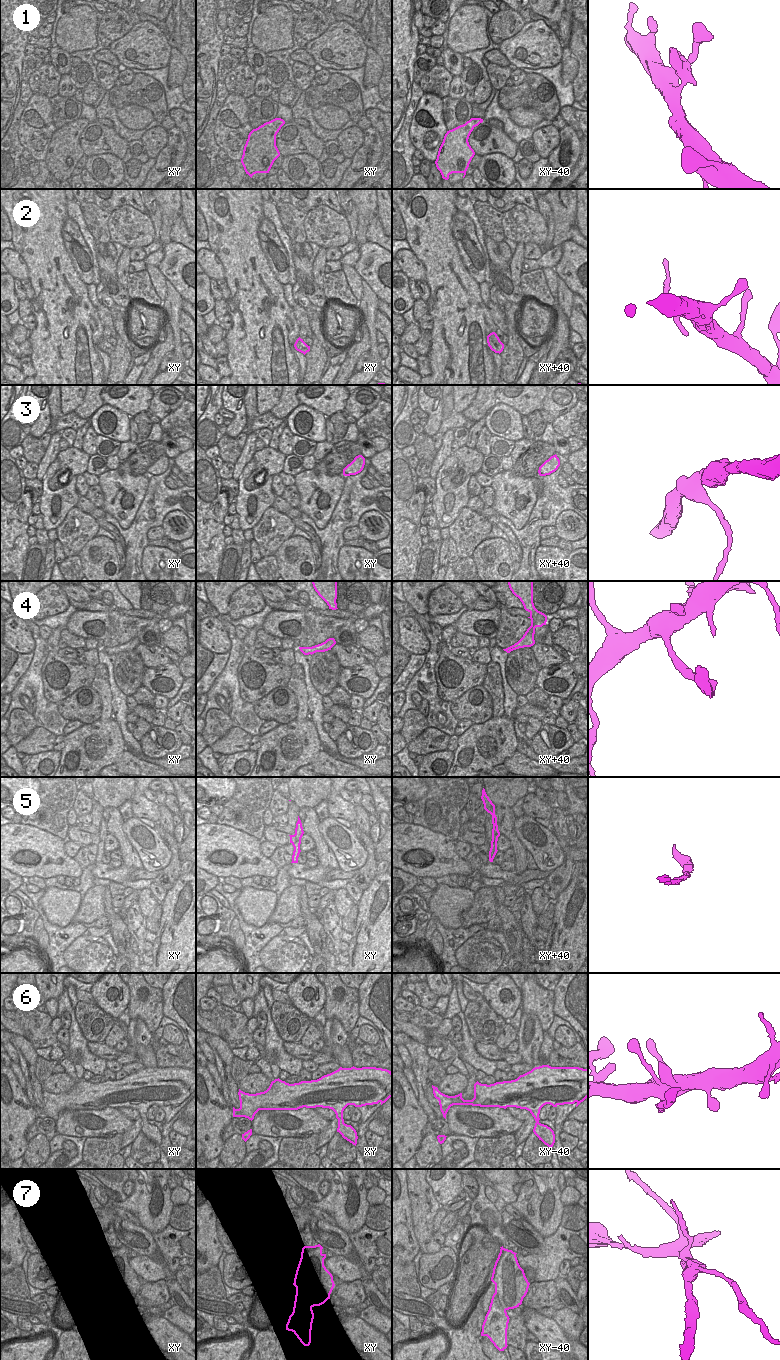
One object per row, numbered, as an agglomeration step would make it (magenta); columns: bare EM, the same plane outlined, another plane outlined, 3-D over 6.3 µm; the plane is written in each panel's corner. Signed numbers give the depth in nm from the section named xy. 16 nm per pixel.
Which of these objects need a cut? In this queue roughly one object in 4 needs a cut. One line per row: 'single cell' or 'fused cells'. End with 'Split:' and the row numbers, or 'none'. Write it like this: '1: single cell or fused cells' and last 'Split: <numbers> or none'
1: single cell
2: fused cells
3: single cell
4: single cell
5: single cell
6: single cell
7: fused cells
Split: 2, 7

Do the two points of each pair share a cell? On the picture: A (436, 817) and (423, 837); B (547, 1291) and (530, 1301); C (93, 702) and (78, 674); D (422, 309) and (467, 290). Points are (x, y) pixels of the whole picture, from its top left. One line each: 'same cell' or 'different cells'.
A: different cells
B: same cell
C: different cells
D: different cells

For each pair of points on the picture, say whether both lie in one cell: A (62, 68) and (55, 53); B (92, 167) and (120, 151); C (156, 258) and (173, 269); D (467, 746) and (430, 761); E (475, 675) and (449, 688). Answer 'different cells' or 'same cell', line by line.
A: same cell
B: different cells
C: different cells
D: different cells
E: same cell

